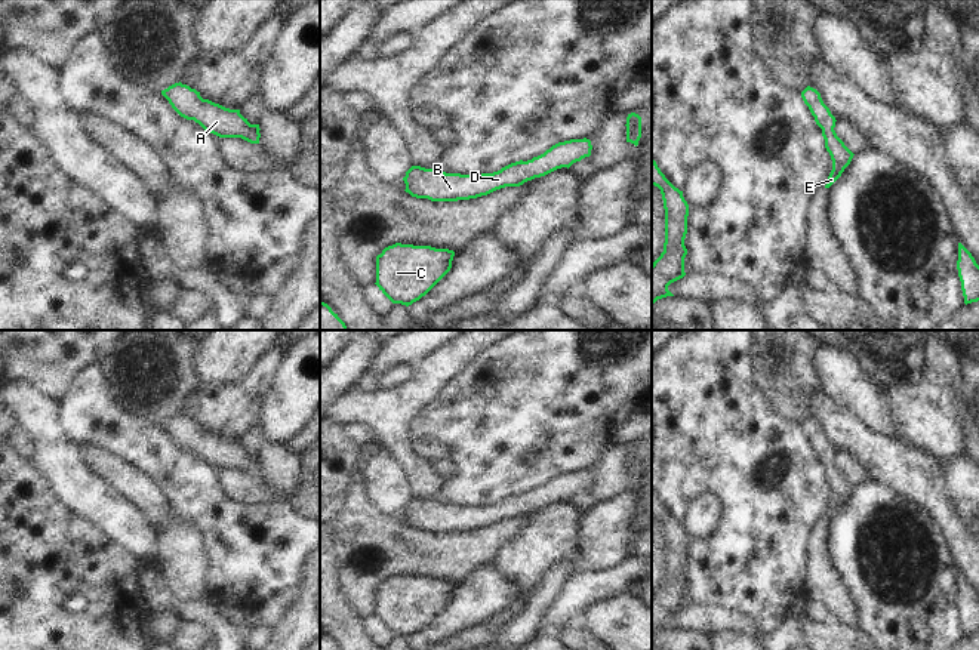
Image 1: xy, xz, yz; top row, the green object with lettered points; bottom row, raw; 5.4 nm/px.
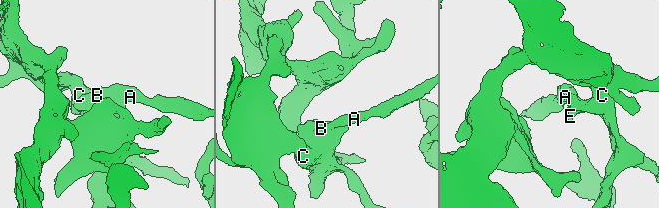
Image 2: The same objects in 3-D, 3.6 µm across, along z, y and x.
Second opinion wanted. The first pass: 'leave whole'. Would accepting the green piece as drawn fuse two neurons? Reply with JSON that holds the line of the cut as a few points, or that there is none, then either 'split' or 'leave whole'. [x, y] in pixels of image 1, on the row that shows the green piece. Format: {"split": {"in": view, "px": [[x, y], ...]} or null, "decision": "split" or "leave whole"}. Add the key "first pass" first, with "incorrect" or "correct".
{"first pass": "correct", "split": null, "decision": "leave whole"}

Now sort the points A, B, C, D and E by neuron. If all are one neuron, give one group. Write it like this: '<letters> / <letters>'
A B C D E

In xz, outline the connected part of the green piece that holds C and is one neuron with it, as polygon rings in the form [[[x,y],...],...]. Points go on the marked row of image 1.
[[[395,243],[376,256],[376,286],[392,302],[412,305],[452,268],[455,252]]]

